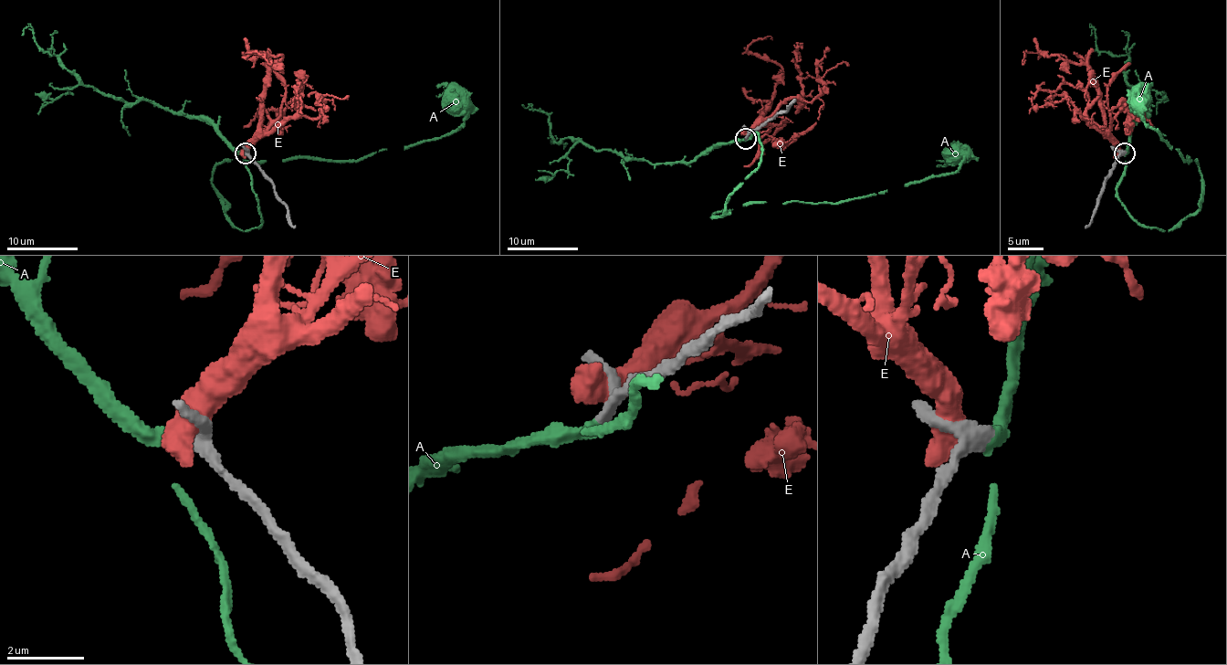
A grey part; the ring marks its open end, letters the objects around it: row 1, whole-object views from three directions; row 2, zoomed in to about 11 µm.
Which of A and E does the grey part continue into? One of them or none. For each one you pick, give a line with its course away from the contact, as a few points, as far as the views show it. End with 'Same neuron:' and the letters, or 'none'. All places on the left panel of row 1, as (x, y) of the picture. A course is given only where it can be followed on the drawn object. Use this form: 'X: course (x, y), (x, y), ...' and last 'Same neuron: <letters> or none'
A: course (246, 153), (262, 223), (238, 230), (212, 182), (217, 164), (407, 148), (452, 134), (464, 121), (457, 99)
Same neuron: A

